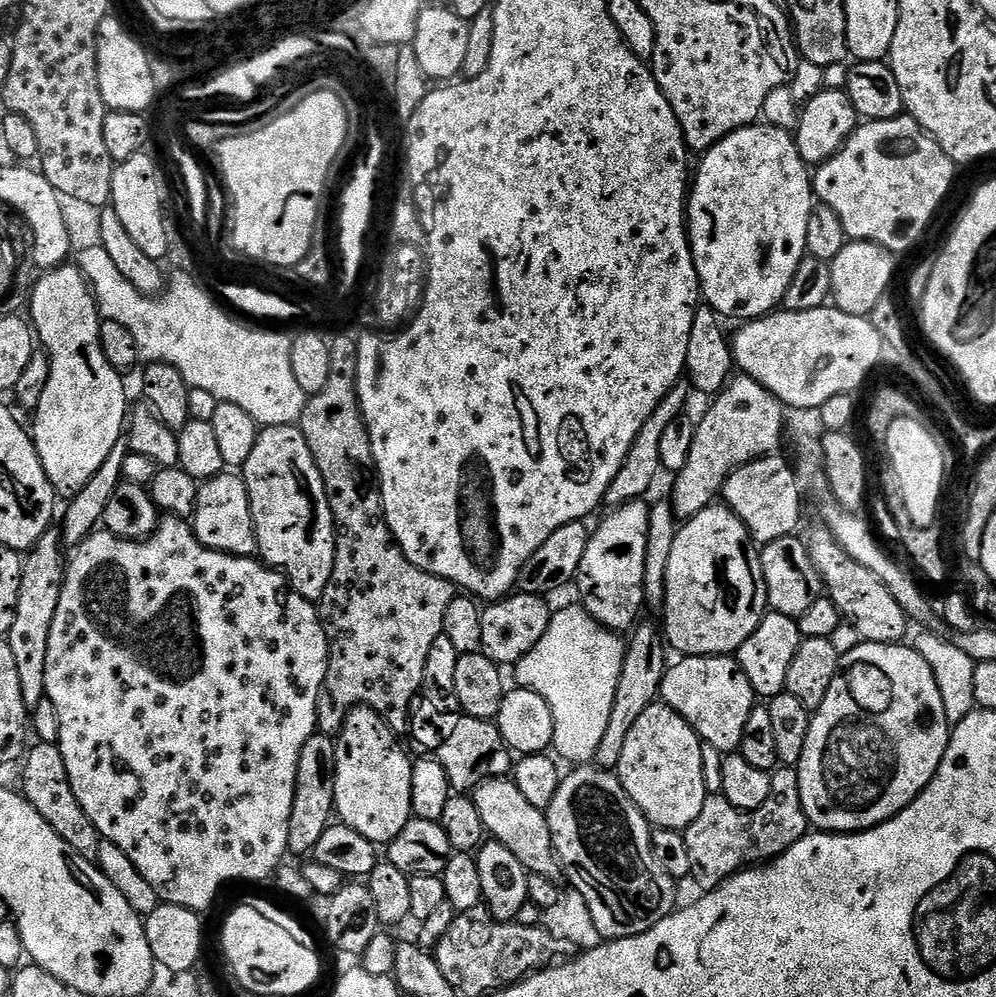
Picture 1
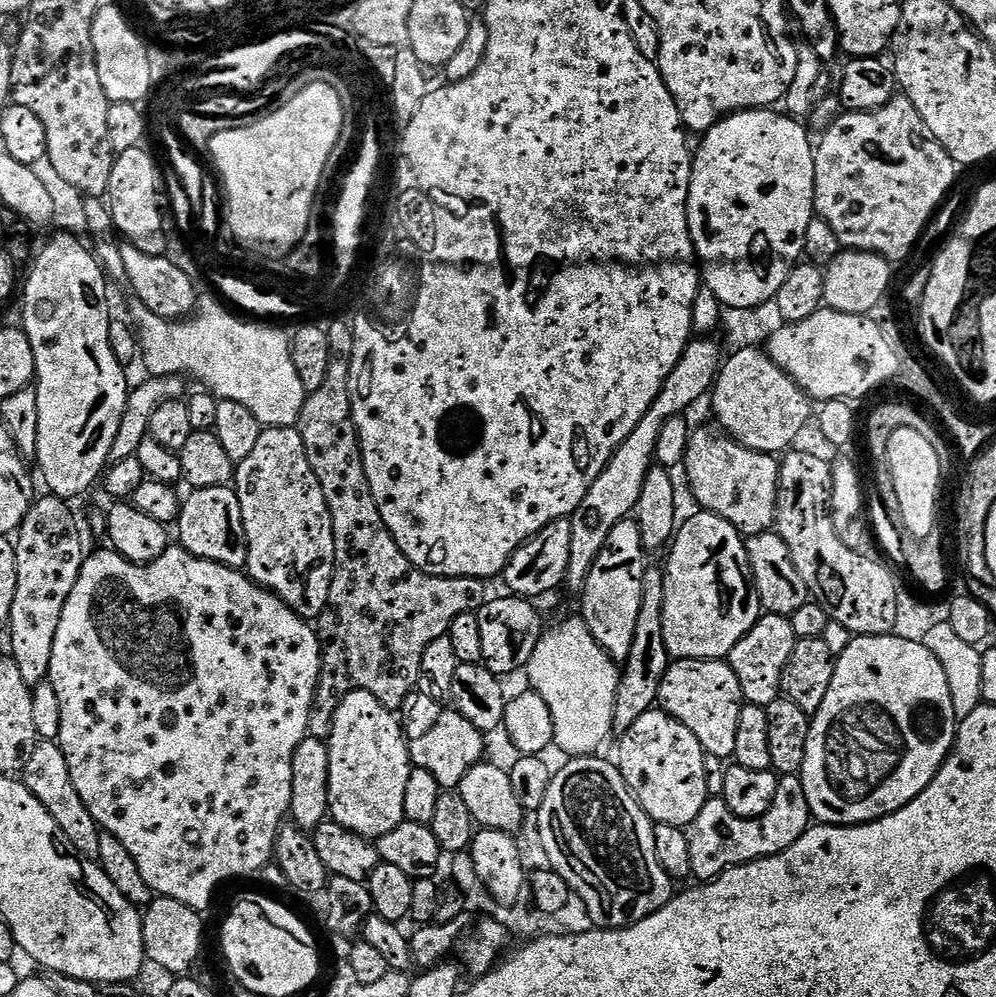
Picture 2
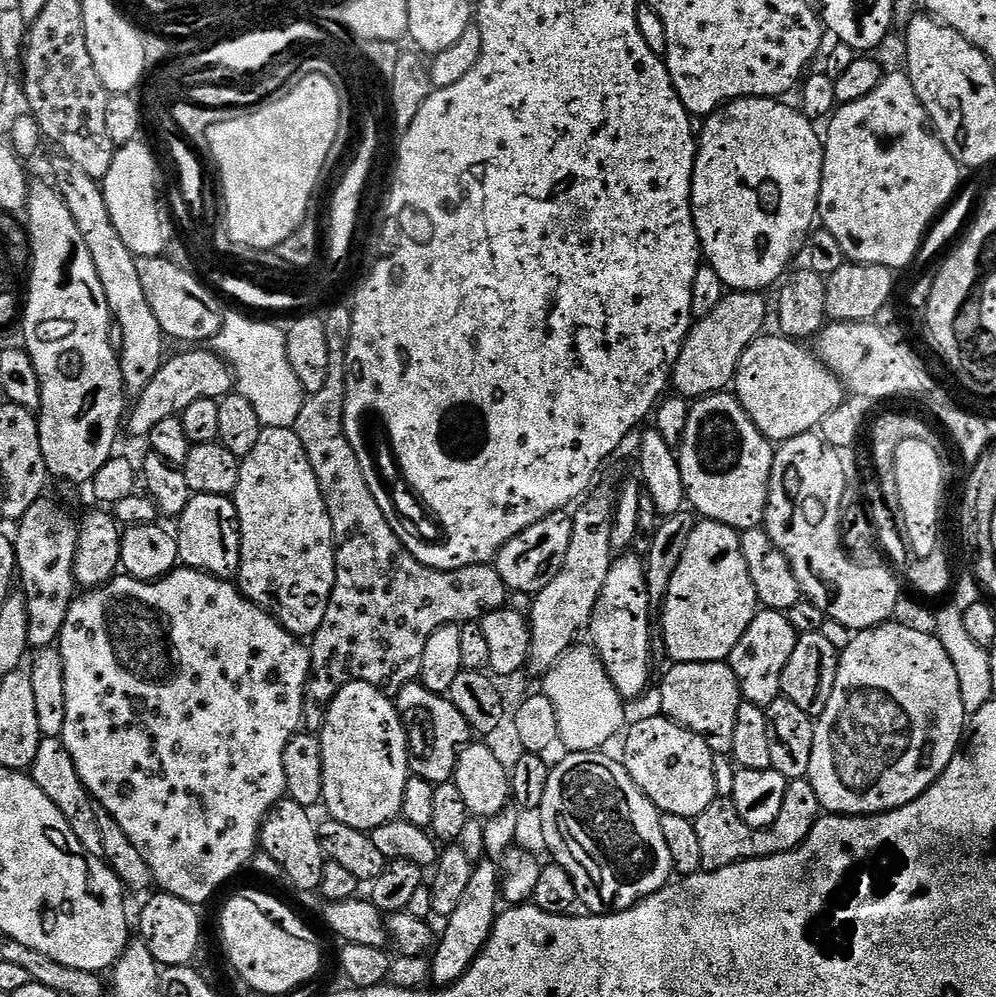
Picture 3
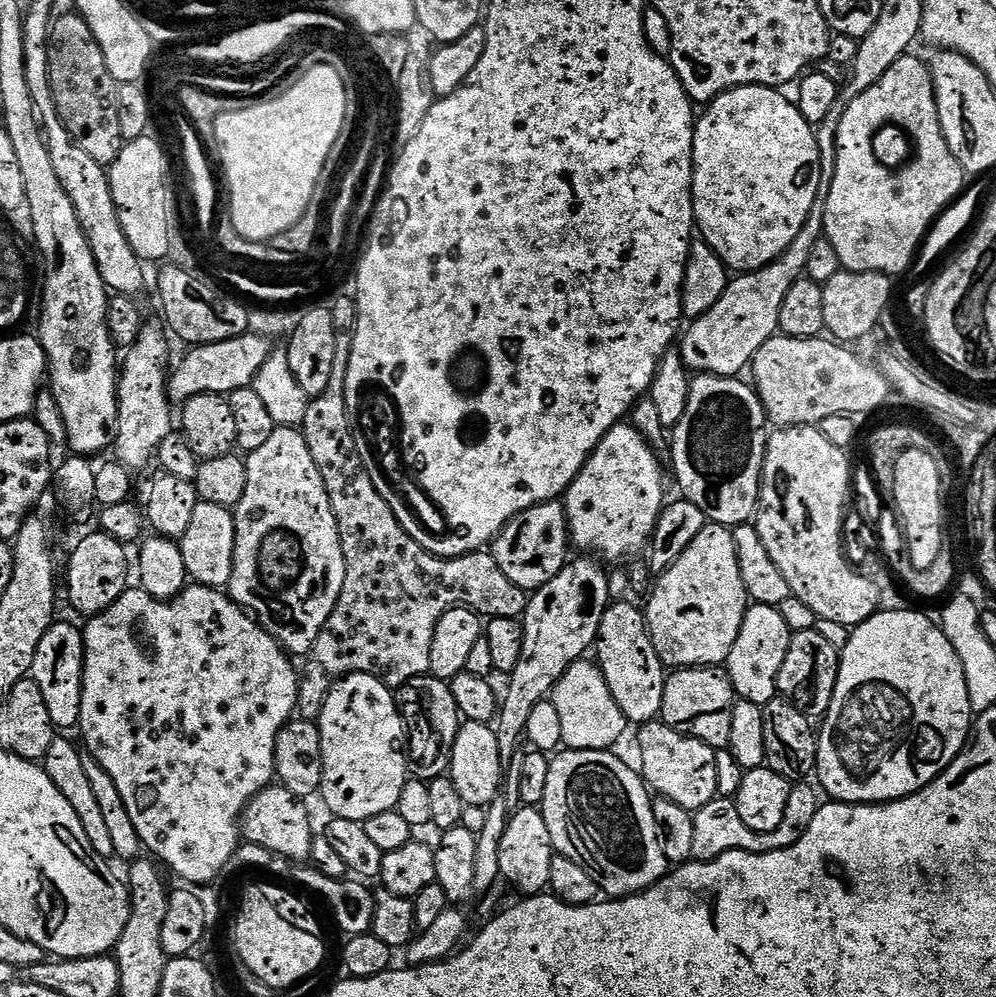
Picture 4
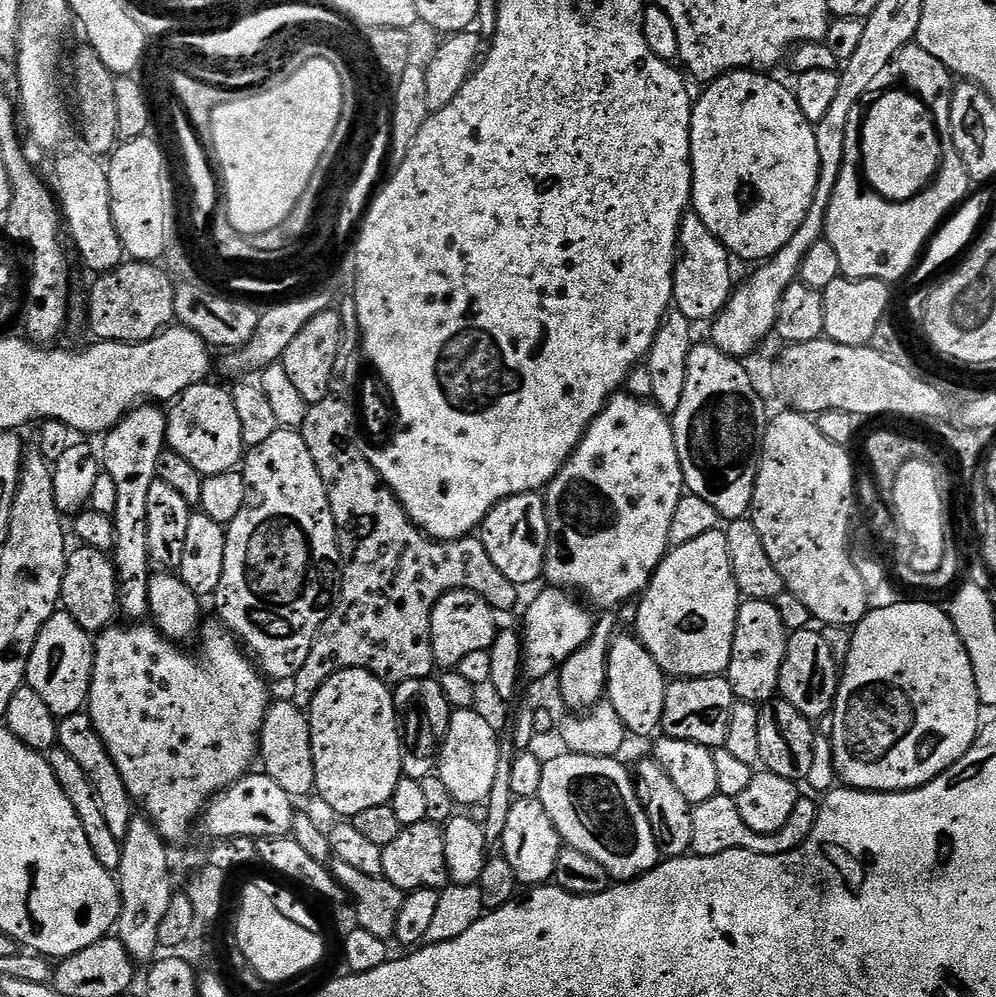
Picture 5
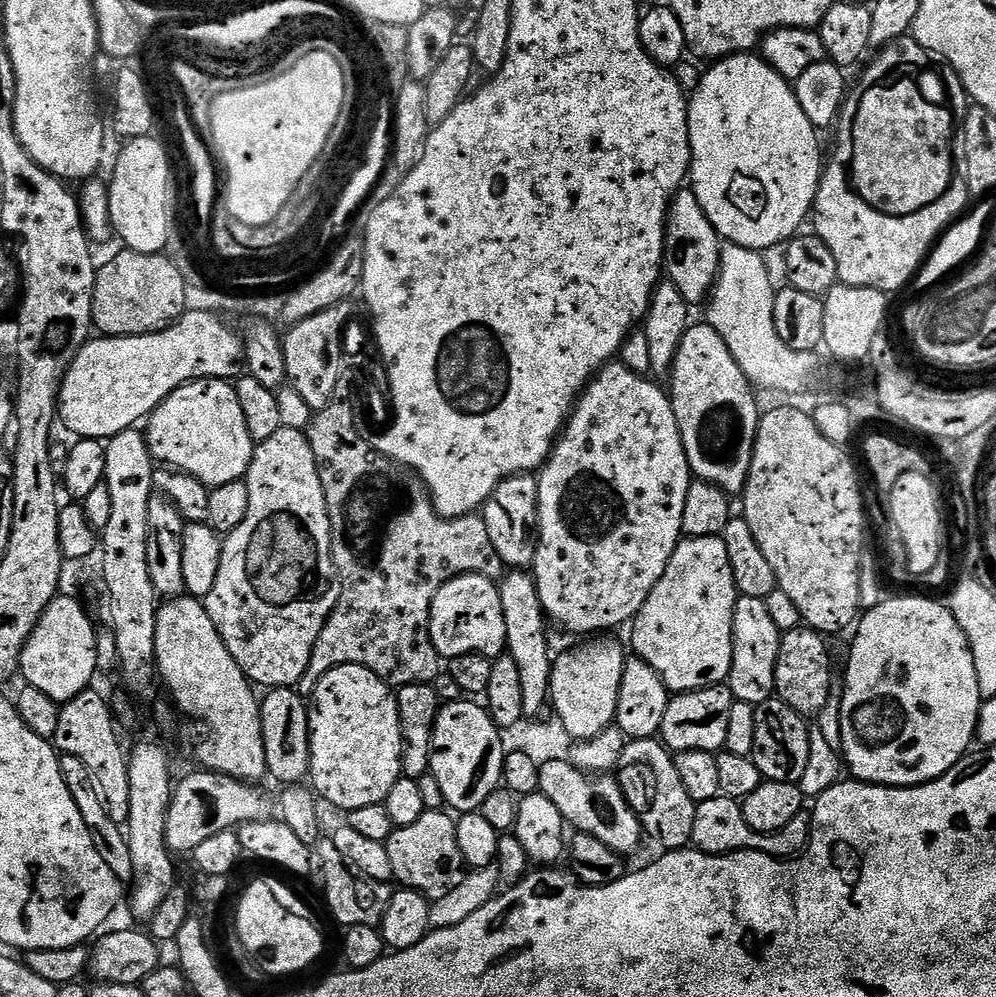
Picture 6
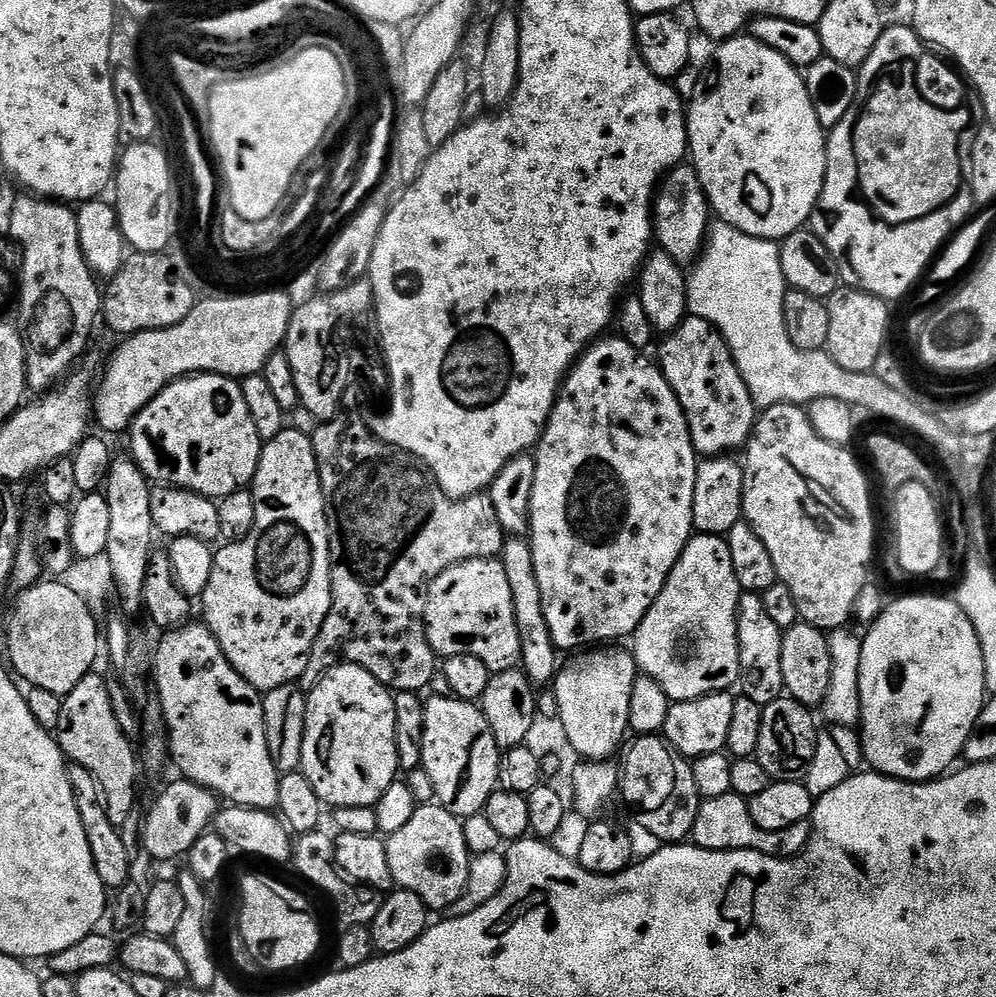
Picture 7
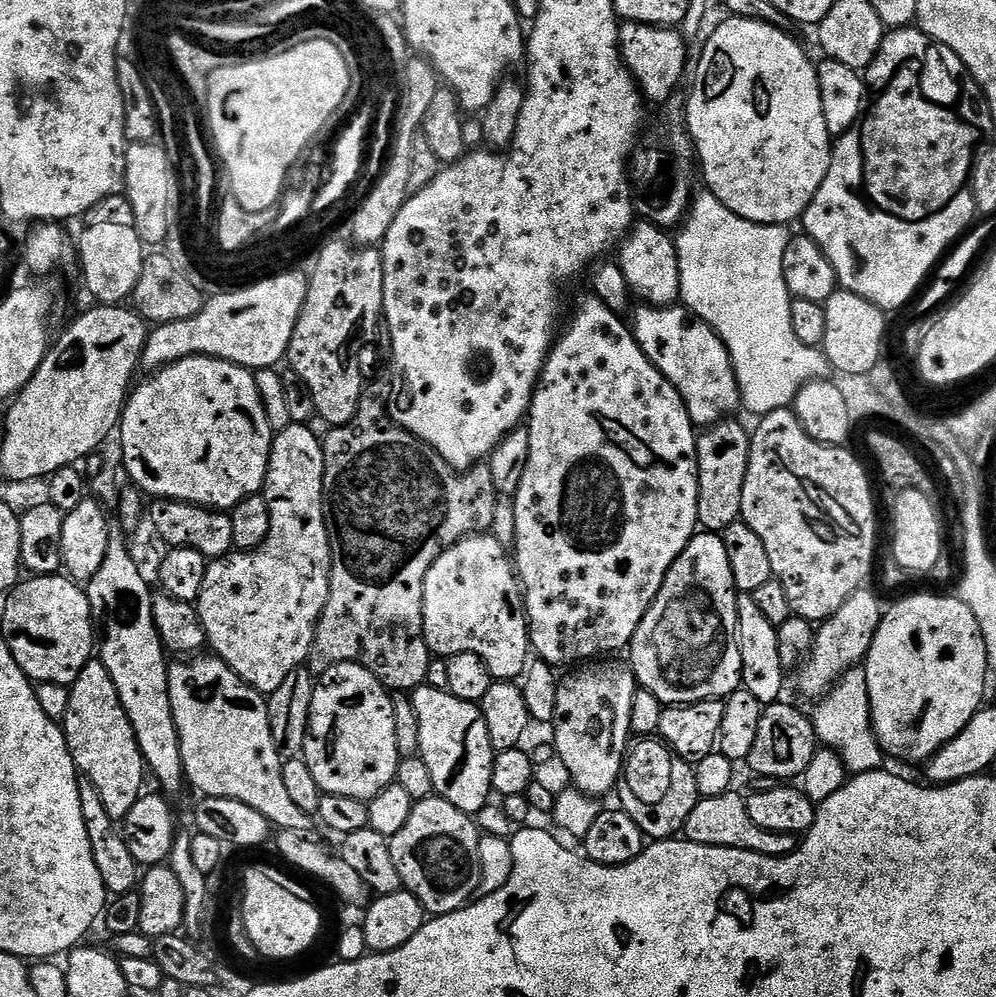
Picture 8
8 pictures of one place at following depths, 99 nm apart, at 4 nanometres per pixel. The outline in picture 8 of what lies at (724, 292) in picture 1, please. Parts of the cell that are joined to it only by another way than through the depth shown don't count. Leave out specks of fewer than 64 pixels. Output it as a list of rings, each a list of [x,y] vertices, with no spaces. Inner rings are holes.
[[[729,15],[712,32],[712,37],[704,44],[700,52],[700,61],[695,61],[696,77],[692,80],[692,89],[686,92],[686,132],[692,142],[694,156],[700,159],[700,168],[704,171],[707,191],[713,192],[734,214],[754,222],[755,224],[791,225],[791,220],[799,221],[804,211],[810,206],[814,194],[818,194],[818,186],[828,173],[832,161],[833,141],[827,130],[826,118],[823,114],[822,100],[819,98],[819,84],[816,78],[817,65],[804,53],[804,48],[792,36],[787,36],[776,24],[758,22],[750,18]]]

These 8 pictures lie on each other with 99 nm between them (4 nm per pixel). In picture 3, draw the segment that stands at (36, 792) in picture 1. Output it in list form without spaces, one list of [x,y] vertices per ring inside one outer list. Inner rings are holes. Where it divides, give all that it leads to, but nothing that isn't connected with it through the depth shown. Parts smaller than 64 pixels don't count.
[[[45,736],[38,746],[38,755],[30,769],[33,782],[46,794],[49,804],[58,806],[62,810],[62,818],[74,830],[74,838],[86,846],[90,854],[103,857],[102,850],[102,830],[98,830],[98,818],[96,817],[97,805],[94,803],[92,795],[86,790],[82,778],[78,778],[78,770],[74,770],[74,758],[70,758],[70,750],[66,750],[63,739],[58,736]]]

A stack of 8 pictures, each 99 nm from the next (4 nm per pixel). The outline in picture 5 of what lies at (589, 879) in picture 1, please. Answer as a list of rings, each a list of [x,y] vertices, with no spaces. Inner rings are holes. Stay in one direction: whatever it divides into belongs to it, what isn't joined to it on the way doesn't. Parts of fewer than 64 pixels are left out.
[[[565,751],[564,756],[544,760],[542,786],[539,798],[550,816],[563,843],[567,847],[589,855],[600,863],[613,881],[634,880],[656,867],[662,853],[654,838],[654,830],[644,813],[644,806],[636,793],[634,776],[619,764],[619,759],[610,756],[590,756],[586,752]]]

